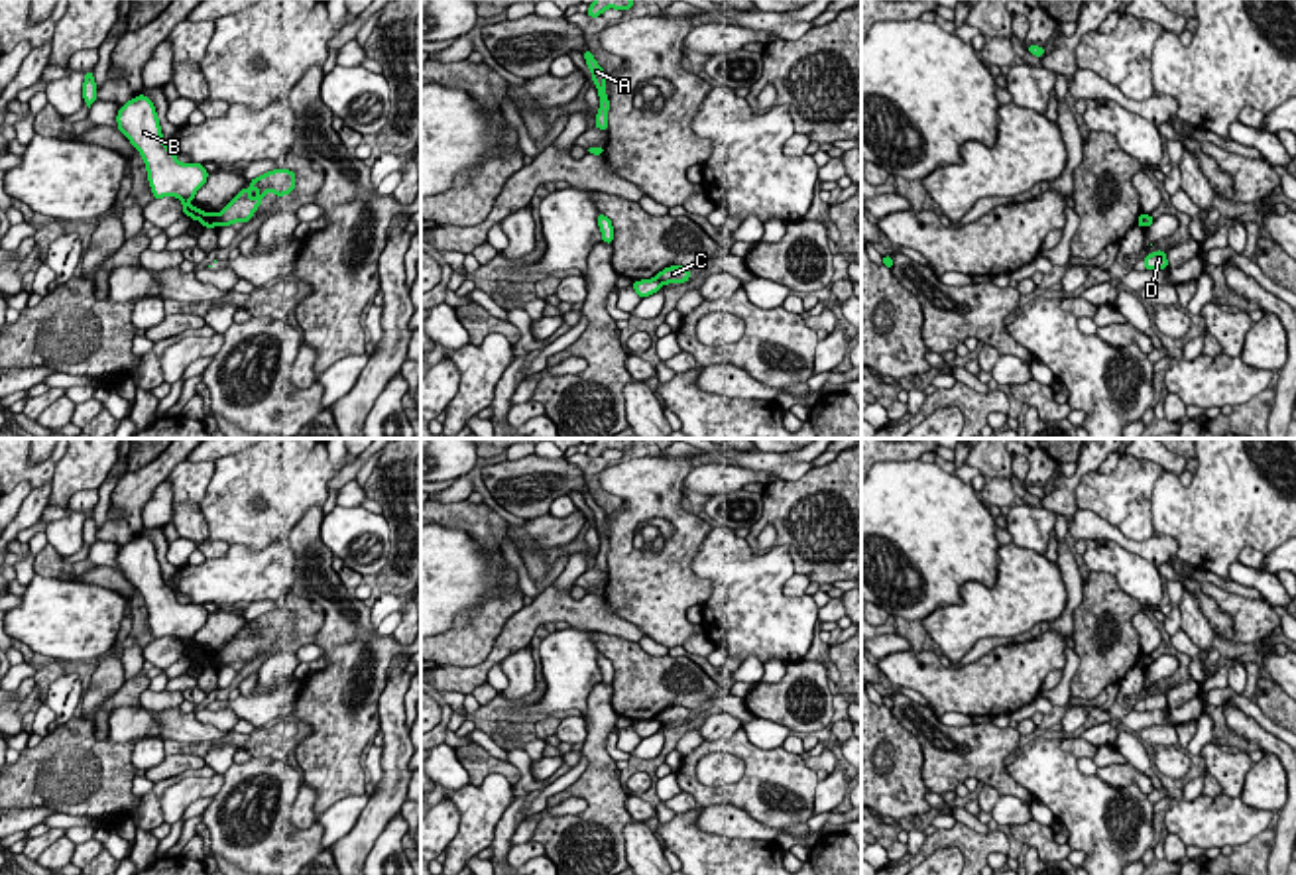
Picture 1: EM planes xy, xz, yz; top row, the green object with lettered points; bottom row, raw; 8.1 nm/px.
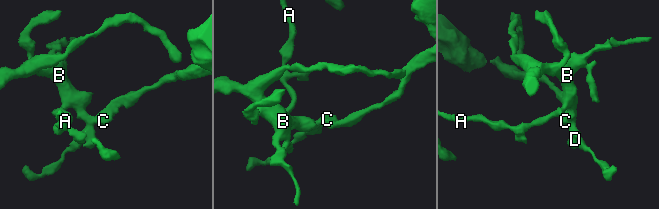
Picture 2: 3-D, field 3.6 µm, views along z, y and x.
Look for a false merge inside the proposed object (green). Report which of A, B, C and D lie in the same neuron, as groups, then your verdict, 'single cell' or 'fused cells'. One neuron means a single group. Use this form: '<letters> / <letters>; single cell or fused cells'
A B D / C; fused cells

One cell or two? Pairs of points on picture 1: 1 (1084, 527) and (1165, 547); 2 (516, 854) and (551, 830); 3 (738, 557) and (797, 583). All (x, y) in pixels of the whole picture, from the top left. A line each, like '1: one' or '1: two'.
1: one
2: two
3: two

